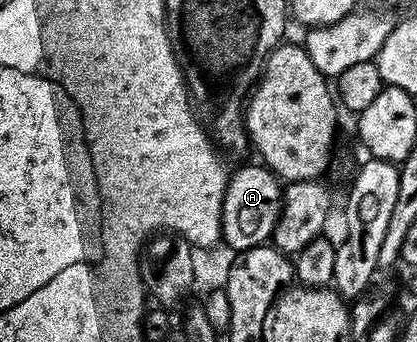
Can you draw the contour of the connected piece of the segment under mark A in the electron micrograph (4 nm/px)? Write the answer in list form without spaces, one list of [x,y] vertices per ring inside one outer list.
[[[265,165],[242,167],[226,181],[222,206],[221,242],[231,247],[231,252],[247,251],[263,246],[273,236],[276,221],[282,212],[284,187],[277,175]]]

